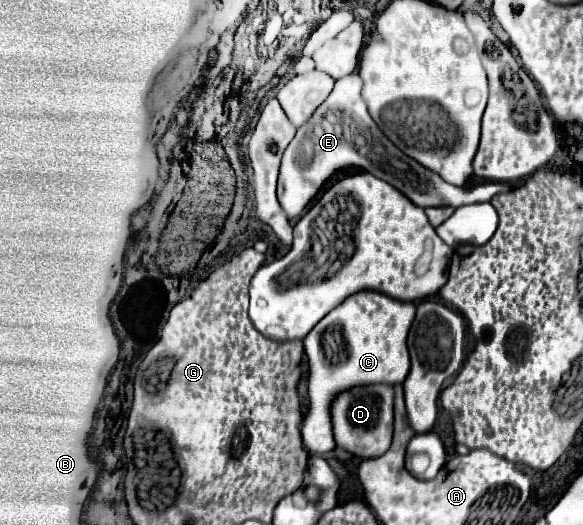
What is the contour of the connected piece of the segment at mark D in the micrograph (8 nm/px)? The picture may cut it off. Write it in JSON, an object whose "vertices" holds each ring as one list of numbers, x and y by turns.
{"vertices":[[366,385,338,395,332,403,332,423,334,439,340,449,346,449,360,459,382,457,382,453,386,453,392,445,394,389,390,385]]}

